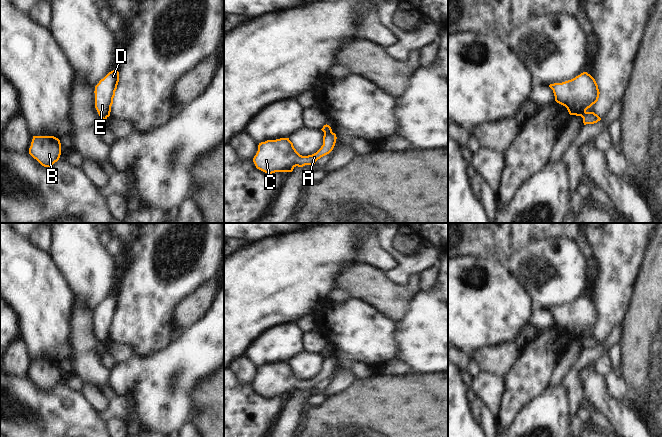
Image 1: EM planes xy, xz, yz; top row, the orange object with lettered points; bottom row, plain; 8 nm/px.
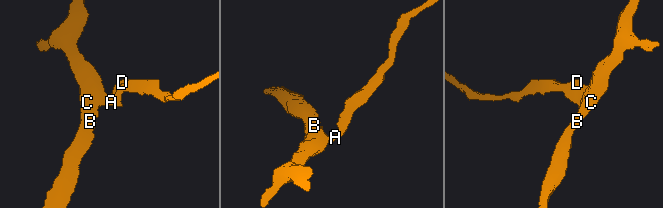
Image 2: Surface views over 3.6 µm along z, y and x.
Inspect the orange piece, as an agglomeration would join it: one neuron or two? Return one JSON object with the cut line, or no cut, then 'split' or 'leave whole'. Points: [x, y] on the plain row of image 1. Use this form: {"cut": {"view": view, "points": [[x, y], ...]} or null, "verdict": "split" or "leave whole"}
{"cut": {"view": "xz", "points": [[332, 356], [324, 358]]}, "verdict": "split"}

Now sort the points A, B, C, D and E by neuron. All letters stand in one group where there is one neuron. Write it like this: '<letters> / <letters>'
A B C / D E

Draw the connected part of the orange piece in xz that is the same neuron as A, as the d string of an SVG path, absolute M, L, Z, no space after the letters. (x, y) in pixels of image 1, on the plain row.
M333 356L324 358L321 372L308 380L300 379L289 362L267 364L259 367L253 386L257 393L267 398L292 396L296 390L314 389L318 383L329 378L335 370L336 363Z

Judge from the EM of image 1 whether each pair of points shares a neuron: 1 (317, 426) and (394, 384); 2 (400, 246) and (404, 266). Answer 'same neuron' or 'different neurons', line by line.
1: same neuron
2: different neurons

